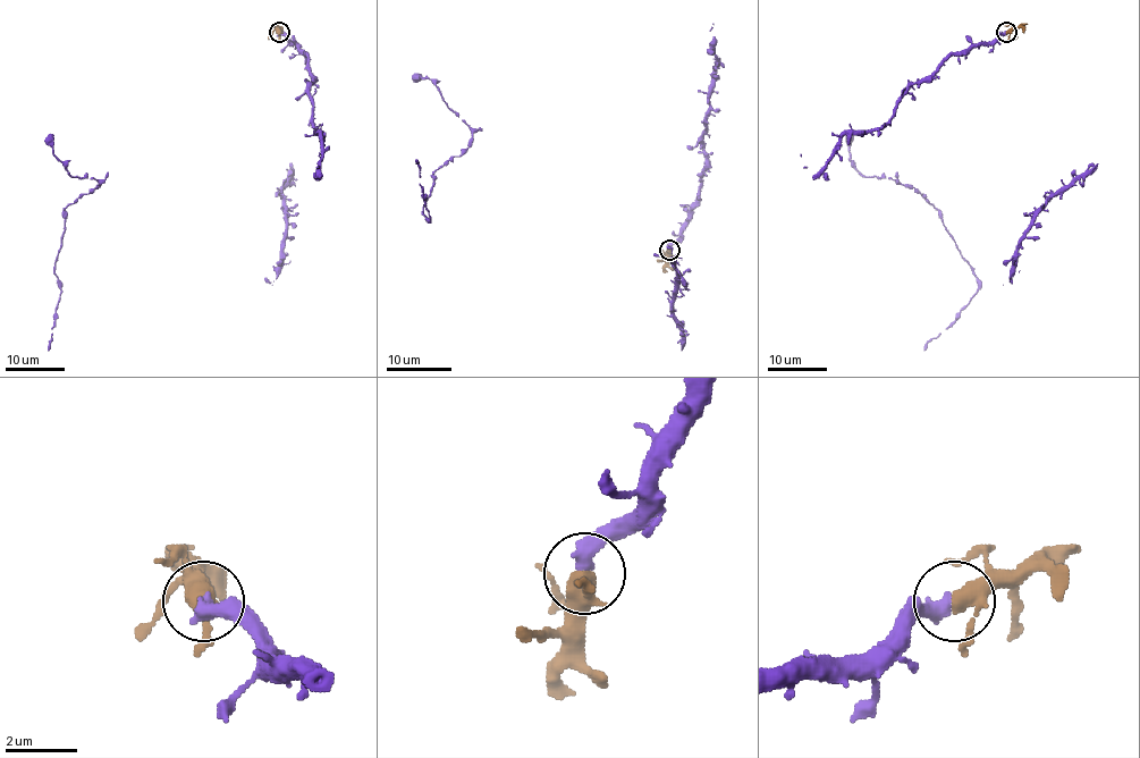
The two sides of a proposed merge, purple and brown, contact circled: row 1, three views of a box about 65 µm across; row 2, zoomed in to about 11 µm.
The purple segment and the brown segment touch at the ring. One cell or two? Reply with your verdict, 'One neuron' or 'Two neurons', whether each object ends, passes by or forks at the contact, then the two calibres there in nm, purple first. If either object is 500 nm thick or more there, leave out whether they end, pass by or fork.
One neuron. At the ring purple ends. At the ring brown passes by. Thickness 460 nm (purple) against 400 nm

